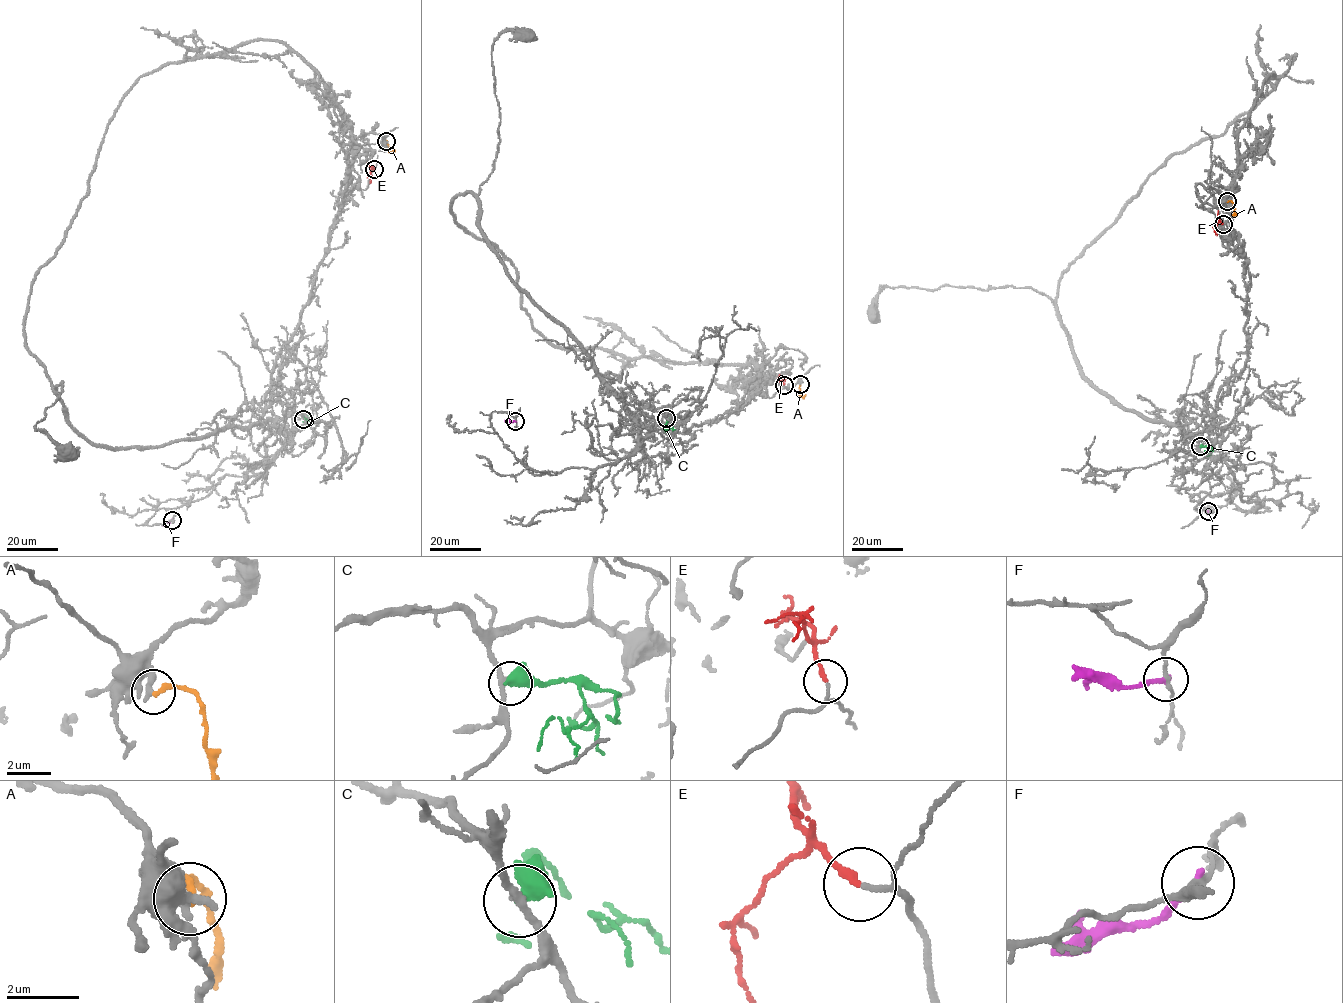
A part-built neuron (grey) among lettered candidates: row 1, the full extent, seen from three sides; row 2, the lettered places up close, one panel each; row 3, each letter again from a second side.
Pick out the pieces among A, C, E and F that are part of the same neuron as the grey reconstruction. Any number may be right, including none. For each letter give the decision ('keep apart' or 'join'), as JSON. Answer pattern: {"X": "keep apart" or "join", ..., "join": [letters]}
{"A": "keep apart", "C": "keep apart", "E": "join", "F": "keep apart", "join": ["E"]}

